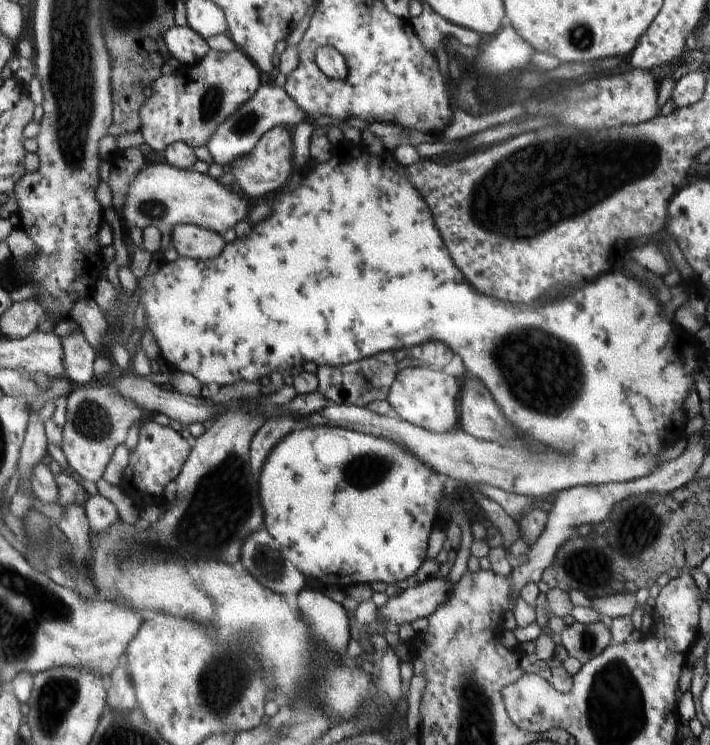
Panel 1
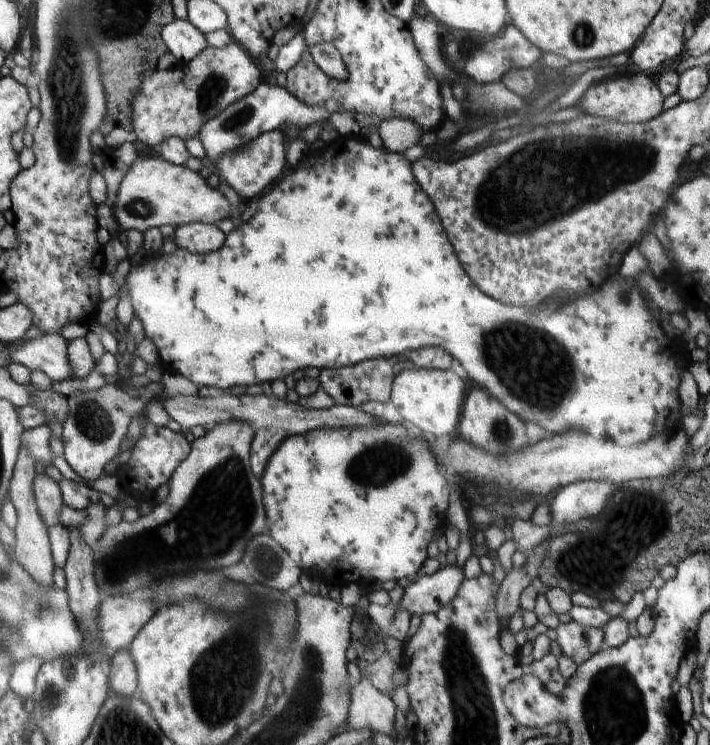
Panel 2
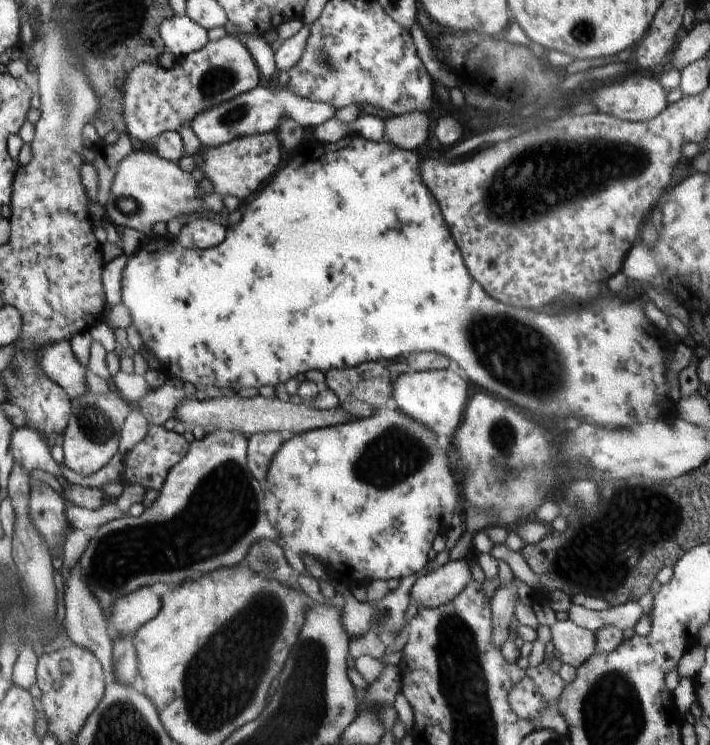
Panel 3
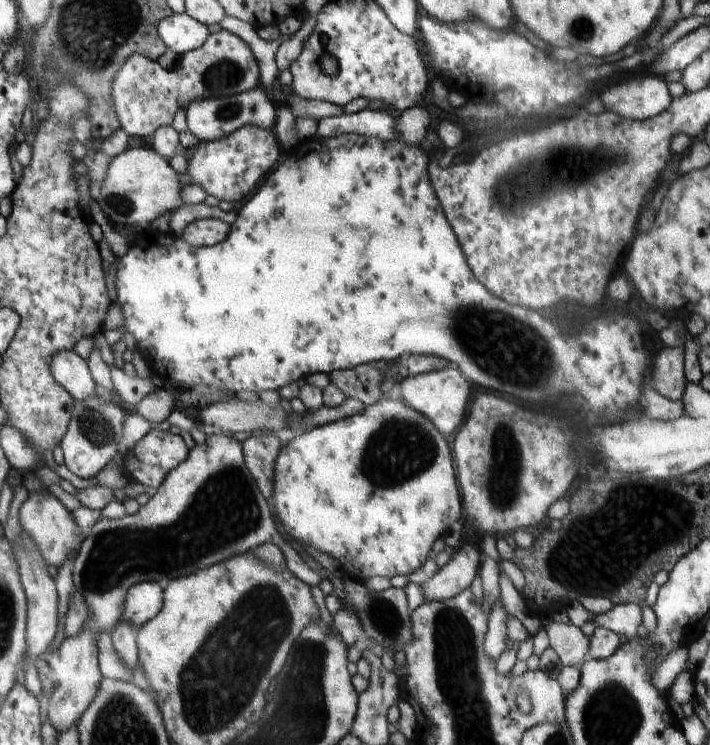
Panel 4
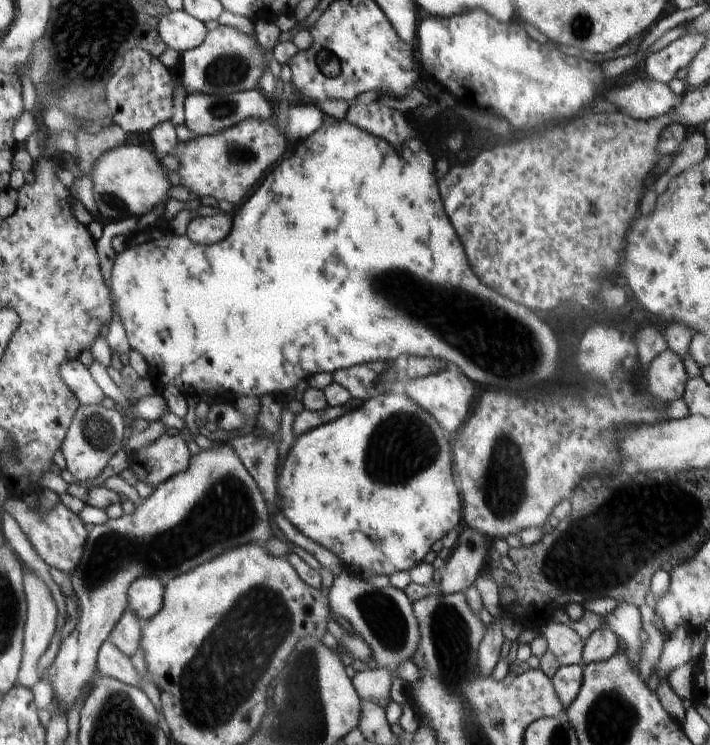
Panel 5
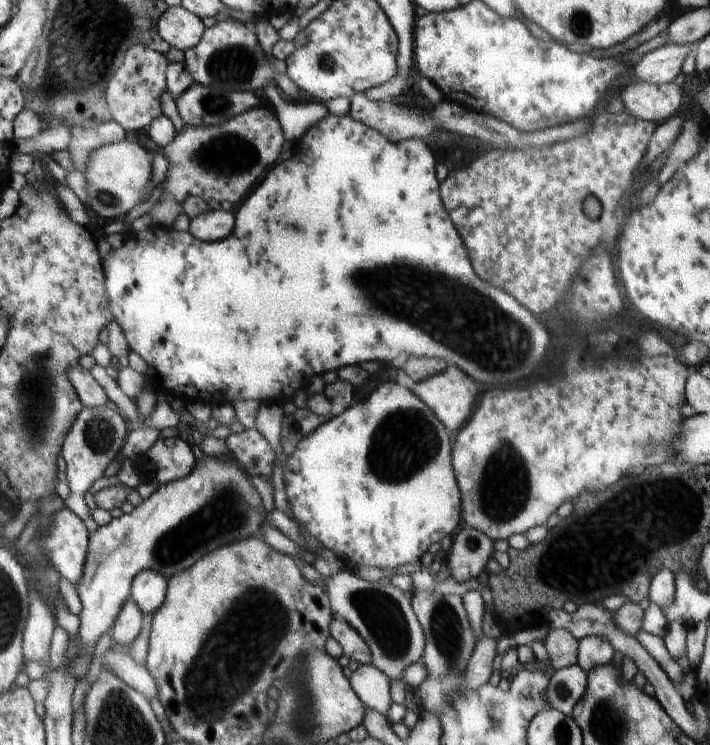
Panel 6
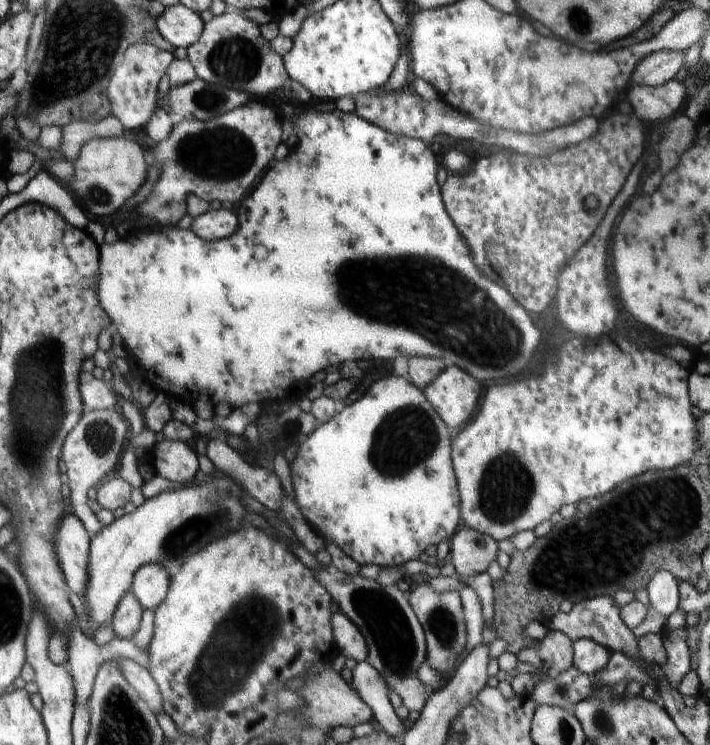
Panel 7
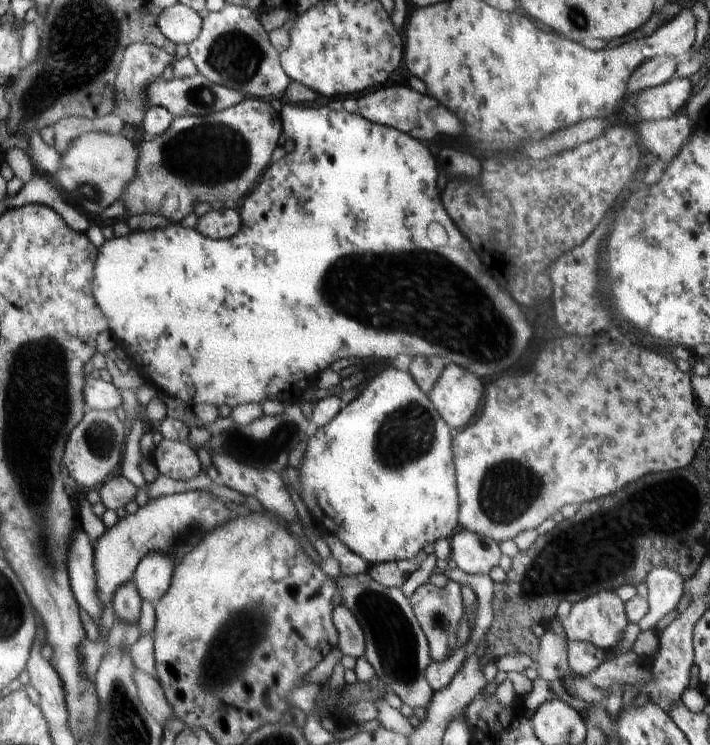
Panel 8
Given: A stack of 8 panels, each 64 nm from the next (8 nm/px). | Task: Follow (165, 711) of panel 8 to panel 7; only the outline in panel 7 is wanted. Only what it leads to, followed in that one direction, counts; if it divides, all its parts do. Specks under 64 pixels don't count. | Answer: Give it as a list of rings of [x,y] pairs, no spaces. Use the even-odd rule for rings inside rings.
[[[132,658],[120,659],[122,662],[122,670],[128,678],[128,682],[136,688],[140,693],[140,696],[150,704],[150,708],[156,712],[156,714],[162,714],[164,712],[164,693],[160,688],[160,684],[152,671],[148,668],[144,668],[142,664],[134,662]]]

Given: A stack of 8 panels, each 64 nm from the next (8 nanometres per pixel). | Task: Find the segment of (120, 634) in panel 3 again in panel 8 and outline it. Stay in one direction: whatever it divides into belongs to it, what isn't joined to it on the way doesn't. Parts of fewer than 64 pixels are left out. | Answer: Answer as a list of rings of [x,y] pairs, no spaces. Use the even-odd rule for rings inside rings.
[[[152,552],[146,556],[137,568],[134,580],[142,598],[155,605],[160,602],[173,587],[176,570],[174,558],[164,552]]]

